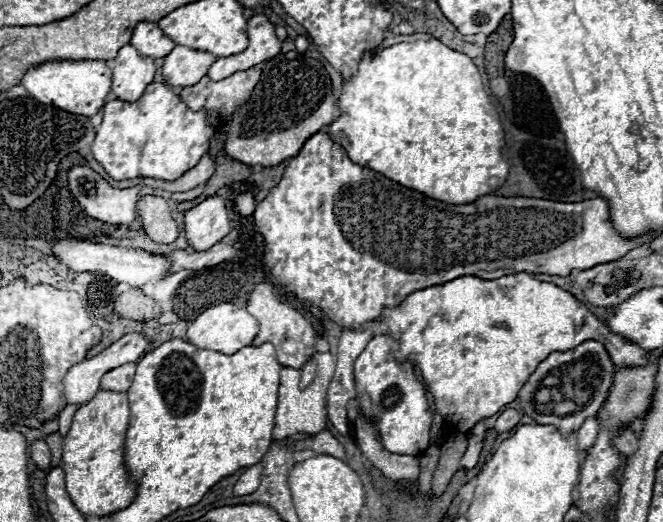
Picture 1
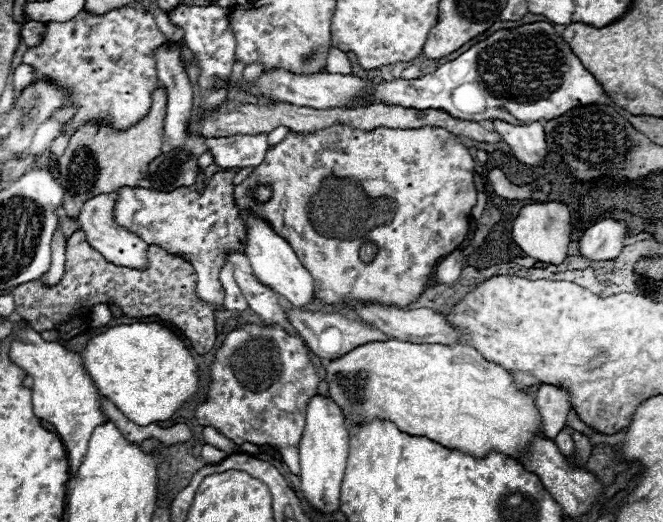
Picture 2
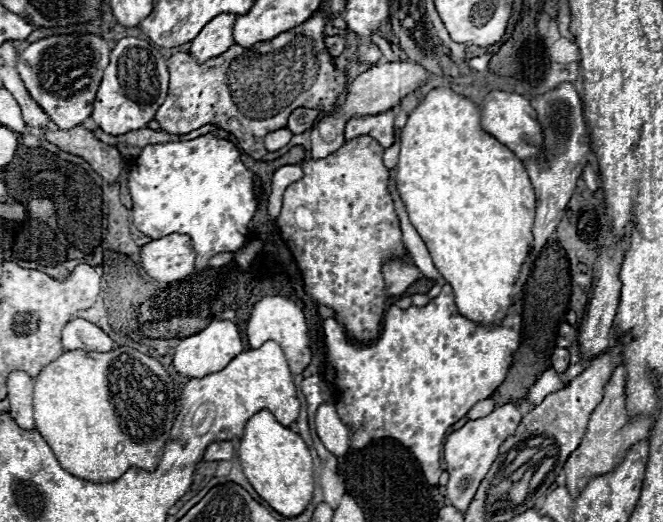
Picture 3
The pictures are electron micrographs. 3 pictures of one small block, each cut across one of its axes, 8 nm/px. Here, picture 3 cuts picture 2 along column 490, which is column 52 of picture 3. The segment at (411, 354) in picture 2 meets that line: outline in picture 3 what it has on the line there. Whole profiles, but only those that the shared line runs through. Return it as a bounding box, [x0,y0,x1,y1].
[34,346,176,482]

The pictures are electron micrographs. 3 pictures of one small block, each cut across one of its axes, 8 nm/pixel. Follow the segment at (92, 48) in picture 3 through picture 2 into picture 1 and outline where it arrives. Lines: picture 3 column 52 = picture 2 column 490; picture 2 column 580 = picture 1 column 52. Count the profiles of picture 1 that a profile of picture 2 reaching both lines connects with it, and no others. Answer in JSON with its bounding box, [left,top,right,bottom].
[20,60,112,116]

